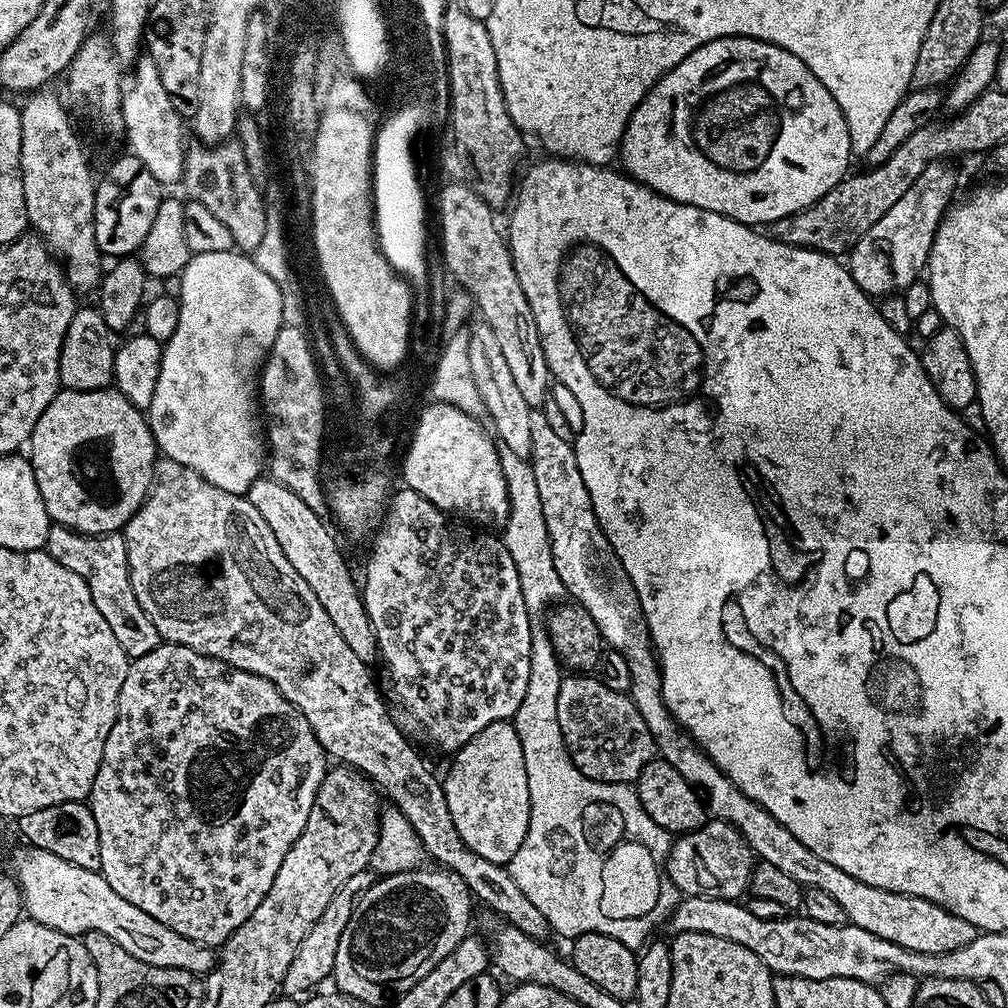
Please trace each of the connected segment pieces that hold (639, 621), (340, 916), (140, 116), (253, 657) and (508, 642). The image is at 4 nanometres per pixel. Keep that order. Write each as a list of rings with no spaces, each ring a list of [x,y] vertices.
[[[533,410],[530,414],[530,438],[530,461],[534,478],[538,481],[538,494],[542,497],[542,514],[546,514],[554,570],[558,570],[558,578],[562,578],[565,593],[594,618],[603,643],[611,651],[621,652],[624,656],[632,679],[632,701],[634,706],[638,706],[638,714],[646,718],[646,726],[650,726],[650,734],[656,739],[659,755],[668,760],[670,766],[682,774],[682,778],[702,789],[707,811],[715,819],[733,824],[763,863],[778,866],[778,870],[790,874],[790,878],[794,878],[794,882],[805,889],[826,890],[826,894],[830,894],[830,898],[836,899],[838,906],[846,910],[849,924],[870,930],[870,934],[878,934],[878,938],[886,938],[886,942],[894,942],[906,950],[922,954],[949,952],[970,946],[970,942],[974,942],[978,935],[978,929],[970,926],[970,922],[965,922],[963,918],[958,918],[958,914],[950,914],[950,910],[926,898],[878,890],[878,886],[866,886],[866,882],[846,874],[846,870],[838,870],[838,866],[830,866],[826,858],[818,858],[818,854],[806,850],[806,846],[802,846],[802,842],[798,842],[798,838],[794,838],[794,834],[790,834],[790,830],[786,830],[778,818],[742,794],[731,778],[677,724],[664,704],[660,661],[652,646],[644,611],[624,567],[618,562],[594,514],[586,482],[582,482],[582,474],[578,470],[573,441],[558,438],[558,433],[552,429],[550,422],[546,422],[540,410]]]
[[[371,871],[359,872],[354,874],[354,878],[342,882],[338,894],[334,894],[334,898],[330,898],[330,906],[326,906],[326,910],[322,910],[322,918],[318,918],[318,922],[314,922],[314,926],[310,926],[306,938],[302,938],[302,942],[294,954],[294,962],[290,962],[290,966],[286,970],[282,988],[289,997],[299,997],[299,992],[311,993],[313,990],[319,989],[316,987],[324,979],[327,981],[331,977],[334,970],[334,958],[338,955],[338,942],[342,938],[342,930],[346,930],[346,922],[350,922],[350,914],[354,910],[357,900],[363,896],[365,890],[373,882],[374,876]]]
[[[146,54],[141,55],[134,65],[134,71],[124,88],[124,130],[123,135],[128,136],[131,155],[137,156],[158,178],[161,186],[168,186],[181,179],[184,175],[184,153],[186,139],[184,140],[185,121],[174,110],[174,102],[170,102],[170,94],[162,87],[162,78],[158,78],[158,68]]]
[[[160,458],[156,461],[156,474],[152,477],[152,488],[148,491],[147,498],[144,499],[144,505],[132,515],[130,522],[124,525],[122,535],[126,542],[128,569],[130,570],[130,582],[134,586],[134,598],[138,598],[138,606],[142,606],[142,610],[146,610],[146,618],[150,618],[150,622],[154,622],[154,630],[158,630],[161,641],[169,644],[181,644],[190,650],[198,650],[198,654],[218,658],[229,664],[231,668],[246,670],[250,674],[258,674],[262,678],[274,682],[274,686],[278,686],[282,695],[290,702],[294,702],[294,706],[298,706],[298,710],[302,710],[306,722],[310,722],[310,726],[325,753],[333,761],[363,773],[383,795],[385,792],[392,799],[389,800],[391,807],[396,808],[402,814],[406,814],[406,820],[410,822],[410,826],[414,826],[414,832],[418,834],[425,853],[431,859],[433,856],[436,859],[433,861],[437,865],[447,868],[449,872],[458,874],[458,878],[462,878],[462,882],[467,886],[469,893],[479,903],[481,900],[487,911],[496,913],[503,923],[522,930],[522,934],[535,940],[544,942],[549,939],[547,936],[553,935],[550,922],[546,922],[542,910],[538,910],[538,906],[534,906],[534,902],[530,902],[530,898],[526,898],[526,894],[522,894],[522,890],[518,890],[518,885],[515,884],[512,875],[508,873],[507,867],[494,862],[486,862],[486,858],[474,854],[474,850],[470,850],[466,846],[466,842],[462,842],[458,828],[454,826],[454,818],[450,818],[450,806],[446,806],[446,794],[441,777],[439,775],[436,777],[424,765],[424,760],[416,753],[415,746],[404,737],[403,730],[392,721],[392,716],[388,713],[388,708],[384,705],[384,700],[380,697],[380,692],[376,689],[371,674],[368,673],[371,672],[369,665],[364,664],[362,658],[358,658],[358,654],[354,654],[354,650],[350,650],[350,646],[346,646],[346,642],[342,642],[342,634],[338,634],[338,630],[334,630],[334,622],[330,622],[326,610],[322,610],[322,602],[318,602],[318,598],[314,598],[314,590],[310,590],[310,586],[306,586],[306,581],[298,575],[298,570],[294,570],[294,566],[290,566],[286,554],[282,554],[282,546],[278,546],[278,538],[274,538],[274,530],[270,530],[270,526],[266,526],[266,518],[262,518],[262,514],[258,514],[258,510],[254,510],[254,506],[248,501],[247,495],[230,494],[226,490],[218,490],[218,486],[206,482],[206,478],[202,478],[194,470],[190,470],[173,460]]]
[[[404,486],[391,497],[387,507],[387,516],[375,533],[376,541],[372,544],[372,553],[368,556],[368,565],[362,576],[362,595],[366,614],[372,623],[376,635],[376,651],[379,659],[388,667],[388,680],[392,683],[392,692],[398,703],[404,707],[408,720],[420,732],[428,735],[428,740],[436,748],[447,754],[454,754],[474,734],[486,730],[490,722],[499,720],[511,721],[516,715],[518,706],[522,706],[522,698],[526,698],[526,682],[530,682],[530,646],[532,645],[533,617],[526,610],[526,602],[522,598],[522,586],[518,586],[518,570],[514,570],[514,558],[510,558],[510,550],[506,550],[503,539],[488,530],[477,530],[464,522],[450,518],[438,506],[434,506],[422,494],[413,488]]]

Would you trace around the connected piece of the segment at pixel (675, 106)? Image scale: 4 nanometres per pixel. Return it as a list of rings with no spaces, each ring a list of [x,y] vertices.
[[[727,36],[718,38],[714,42],[706,42],[706,46],[698,46],[678,66],[670,69],[658,83],[652,87],[642,98],[642,102],[634,110],[630,122],[626,126],[624,136],[620,139],[619,163],[623,171],[637,180],[639,184],[645,184],[652,192],[660,196],[670,198],[674,202],[693,204],[702,210],[714,210],[714,214],[722,214],[726,218],[734,218],[743,224],[753,226],[770,226],[778,218],[786,218],[806,206],[810,206],[818,198],[825,196],[836,184],[844,179],[849,171],[848,160],[853,159],[852,147],[850,146],[850,134],[846,126],[846,118],[842,110],[838,110],[838,102],[814,78],[814,74],[790,50],[782,50],[782,46],[774,46],[770,42],[762,42],[758,38],[746,38],[745,36]]]

